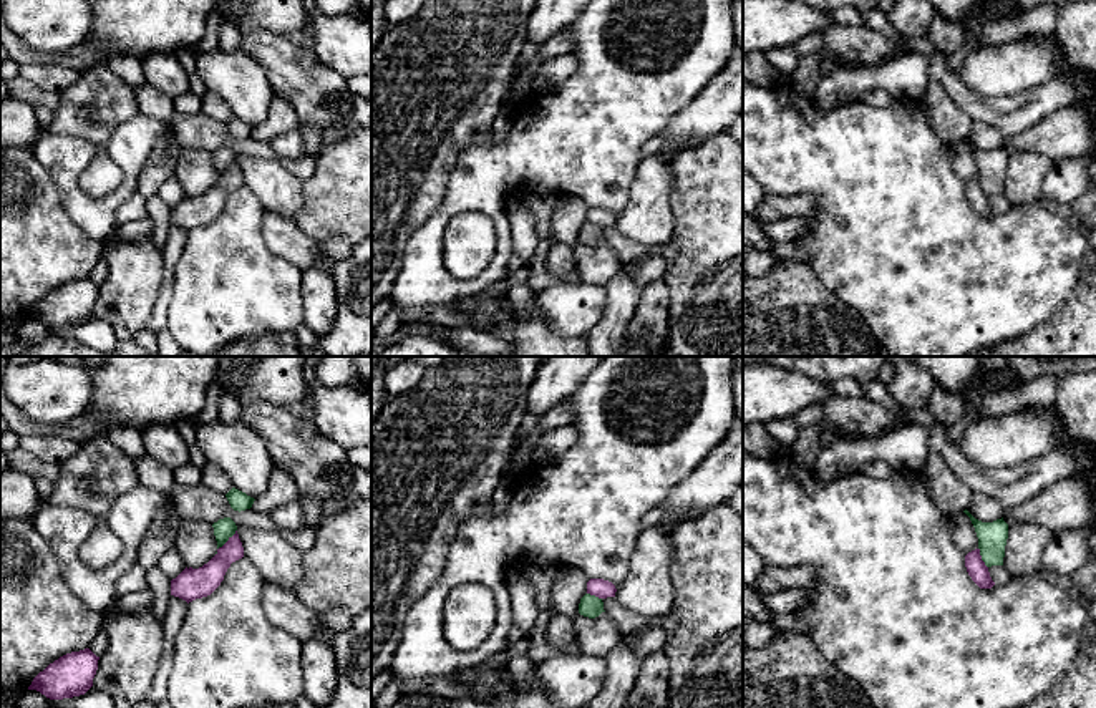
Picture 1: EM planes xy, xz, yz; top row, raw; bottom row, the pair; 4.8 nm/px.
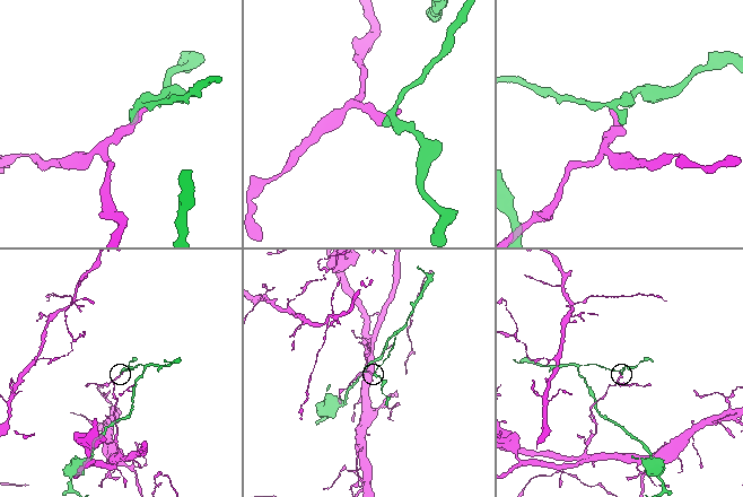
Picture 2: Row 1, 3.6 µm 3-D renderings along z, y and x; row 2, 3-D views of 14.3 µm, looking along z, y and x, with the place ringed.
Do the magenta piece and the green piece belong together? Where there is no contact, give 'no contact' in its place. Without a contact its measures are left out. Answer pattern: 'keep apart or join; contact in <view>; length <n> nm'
keep apart; contact in xy; length 140 nm

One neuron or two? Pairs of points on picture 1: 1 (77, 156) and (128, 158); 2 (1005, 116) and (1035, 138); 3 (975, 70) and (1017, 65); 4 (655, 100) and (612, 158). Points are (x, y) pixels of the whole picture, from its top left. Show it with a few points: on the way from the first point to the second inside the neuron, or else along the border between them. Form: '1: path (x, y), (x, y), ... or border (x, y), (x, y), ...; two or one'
1: path (72, 184), (88, 204), (108, 204), (128, 186); one
2: border (1058, 110), (1003, 140); two
3: path (985, 70), (1007, 68); one
4: path (640, 115), (612, 143); one

